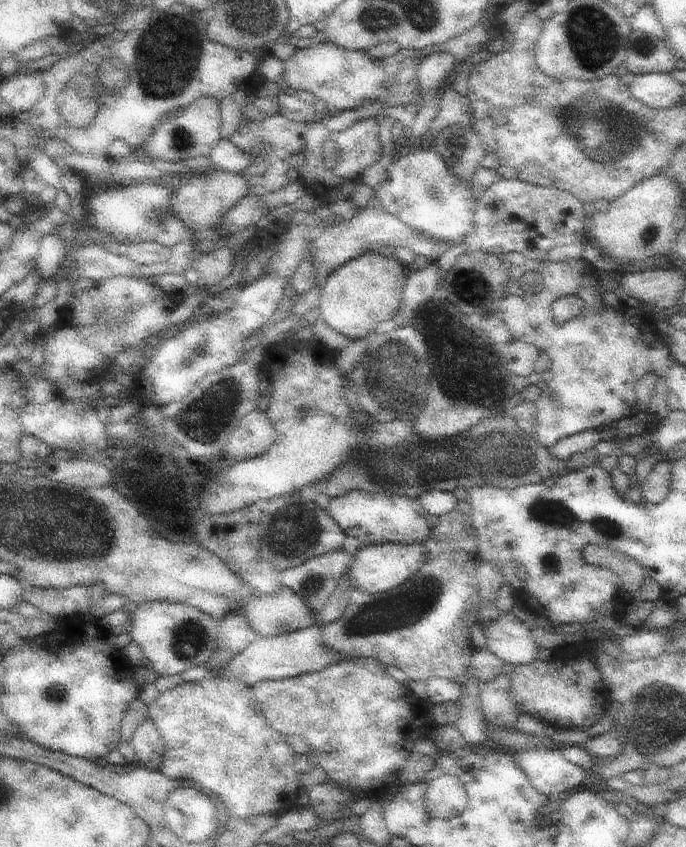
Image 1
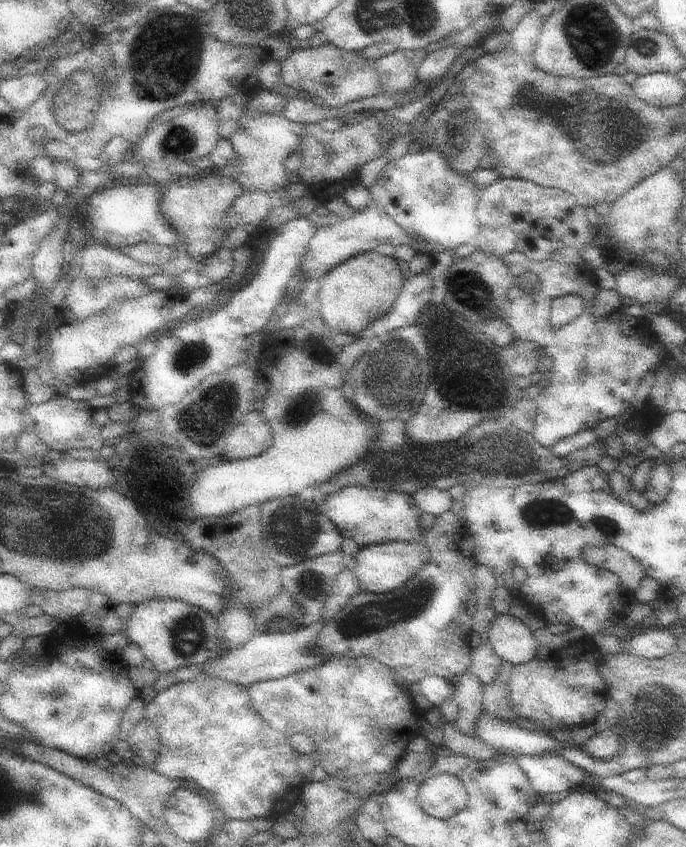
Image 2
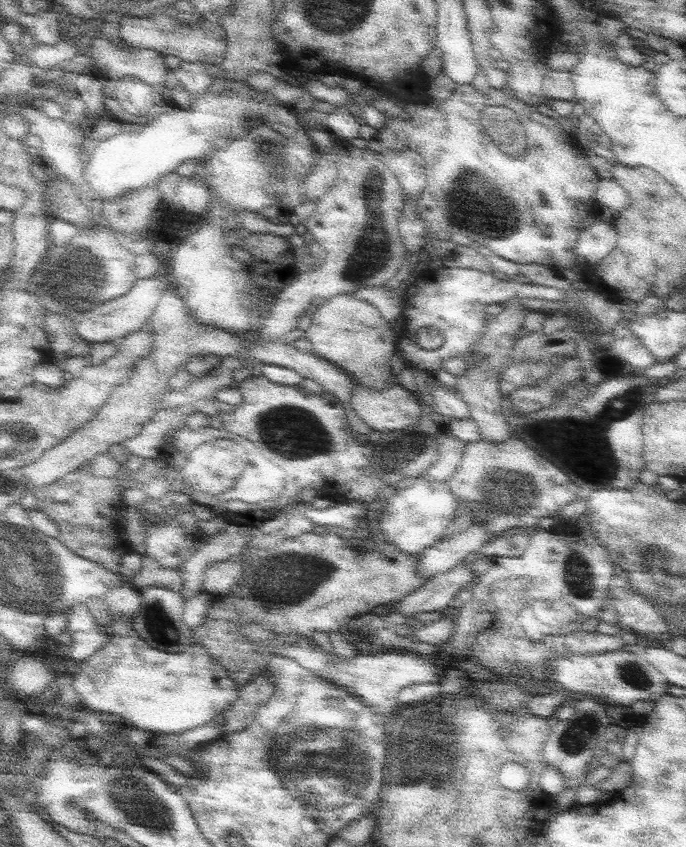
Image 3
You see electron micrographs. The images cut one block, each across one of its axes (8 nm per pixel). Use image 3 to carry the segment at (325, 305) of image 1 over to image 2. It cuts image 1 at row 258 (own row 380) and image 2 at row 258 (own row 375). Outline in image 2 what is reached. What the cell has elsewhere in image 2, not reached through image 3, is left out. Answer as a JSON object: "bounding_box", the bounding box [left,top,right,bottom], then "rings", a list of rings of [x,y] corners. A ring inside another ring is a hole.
{"bounding_box":[315,250,405,334],"rings":[[[377,250],[361,252],[335,266],[319,280],[319,292],[315,300],[317,316],[323,318],[323,322],[331,332],[355,334],[373,320],[381,318],[393,306],[403,284],[405,278],[399,274],[393,256],[379,254]]]}

